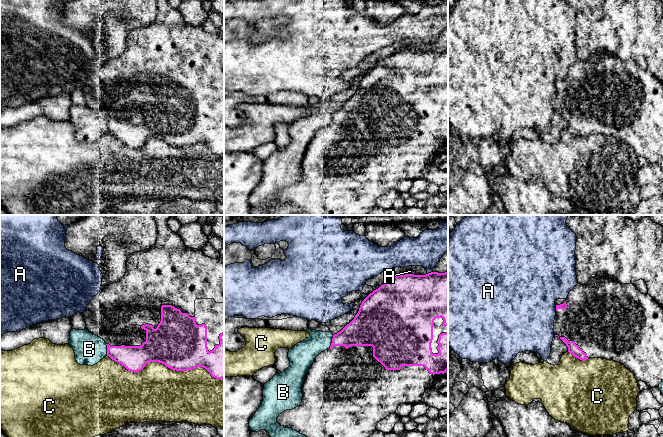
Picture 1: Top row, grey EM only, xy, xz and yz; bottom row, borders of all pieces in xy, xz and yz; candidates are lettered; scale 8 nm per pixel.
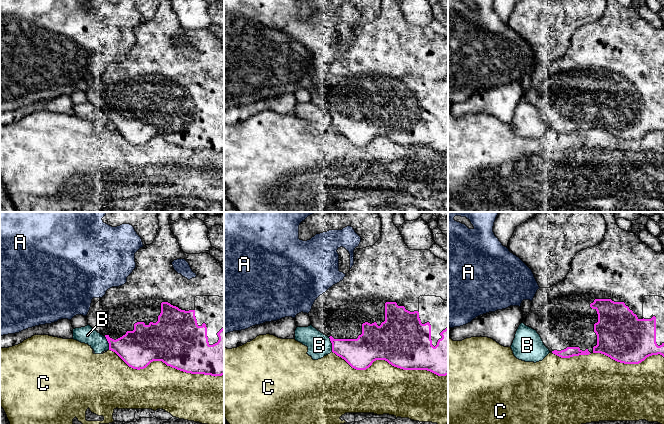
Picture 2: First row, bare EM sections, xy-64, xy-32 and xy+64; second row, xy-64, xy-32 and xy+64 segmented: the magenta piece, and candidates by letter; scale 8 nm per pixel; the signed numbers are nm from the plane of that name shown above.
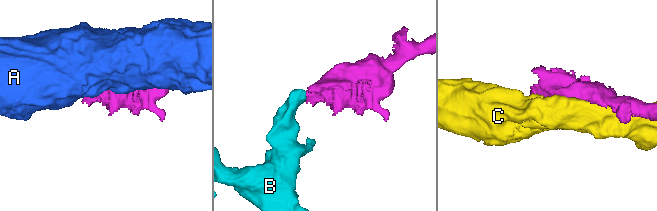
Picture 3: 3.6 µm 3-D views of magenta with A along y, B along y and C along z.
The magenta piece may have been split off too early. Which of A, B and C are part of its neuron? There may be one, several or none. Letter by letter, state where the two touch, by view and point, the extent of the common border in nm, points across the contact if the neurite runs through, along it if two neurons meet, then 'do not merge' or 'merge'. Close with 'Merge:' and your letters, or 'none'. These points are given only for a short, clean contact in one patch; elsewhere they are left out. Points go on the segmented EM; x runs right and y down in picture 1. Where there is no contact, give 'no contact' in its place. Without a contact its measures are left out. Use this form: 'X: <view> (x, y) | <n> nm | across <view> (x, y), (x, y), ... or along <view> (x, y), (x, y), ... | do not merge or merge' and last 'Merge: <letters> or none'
A: xz (431, 272) | 60 nm | do not merge
B: xz (332, 342) | 120 nm | do not merge
C: xy (165, 365) | 950 nm | do not merge
Merge: none

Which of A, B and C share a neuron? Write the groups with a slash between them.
A / B / C

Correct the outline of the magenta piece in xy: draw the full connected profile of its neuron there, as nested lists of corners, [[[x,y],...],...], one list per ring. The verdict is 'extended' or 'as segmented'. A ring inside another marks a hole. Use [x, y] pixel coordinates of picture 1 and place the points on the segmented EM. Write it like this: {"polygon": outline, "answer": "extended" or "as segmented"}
{"polygon": [[[153,215],[157,224],[158,236],[156,243],[149,249],[130,254],[126,260],[125,275],[110,285],[101,287],[100,292],[93,297],[83,313],[86,329],[93,335],[103,339],[107,345],[107,356],[124,366],[128,371],[139,372],[148,362],[158,362],[176,371],[187,371],[198,367],[205,368],[212,377],[224,379],[224,259],[212,259],[202,250],[188,248],[168,226],[172,215]]], "answer": "extended"}

